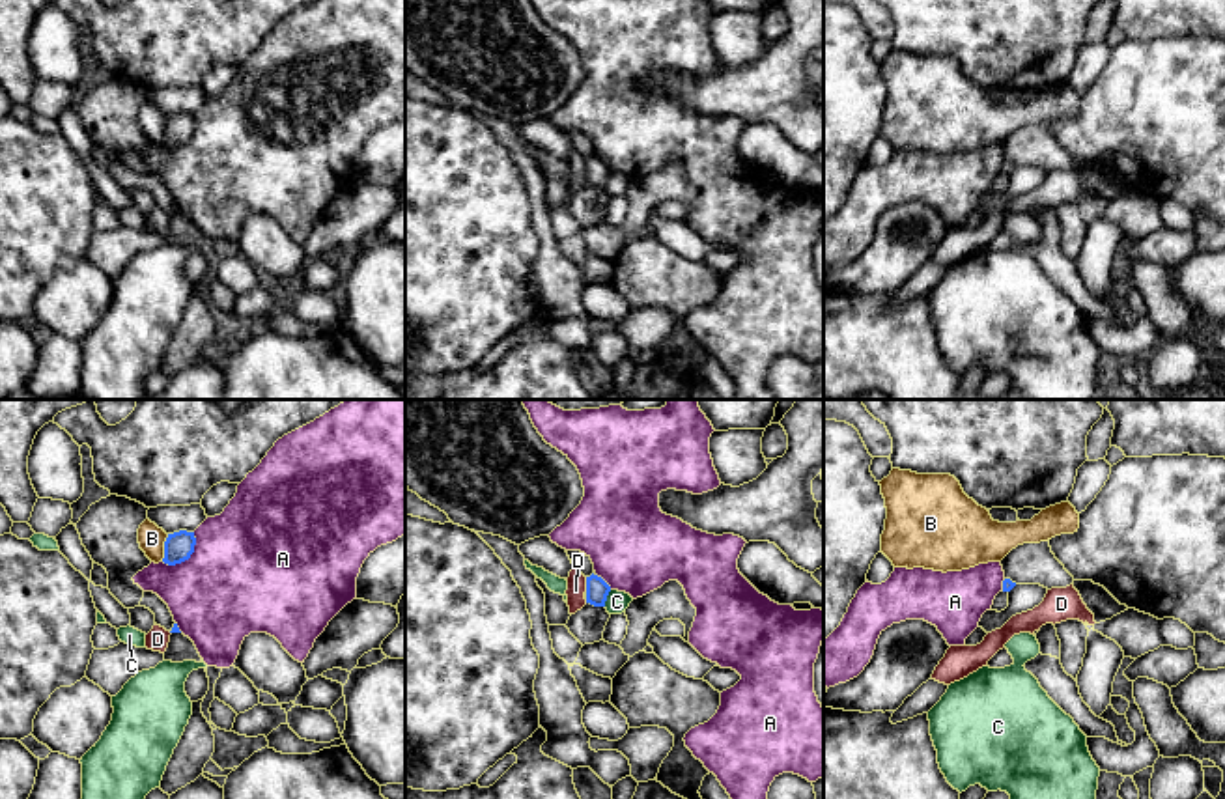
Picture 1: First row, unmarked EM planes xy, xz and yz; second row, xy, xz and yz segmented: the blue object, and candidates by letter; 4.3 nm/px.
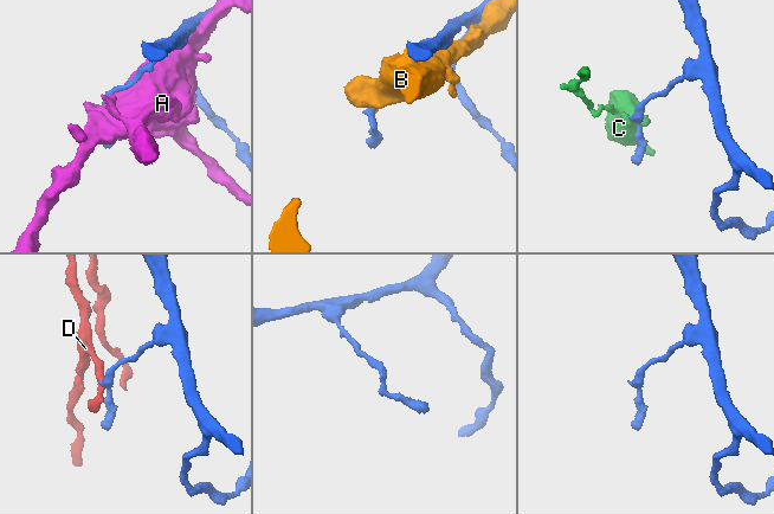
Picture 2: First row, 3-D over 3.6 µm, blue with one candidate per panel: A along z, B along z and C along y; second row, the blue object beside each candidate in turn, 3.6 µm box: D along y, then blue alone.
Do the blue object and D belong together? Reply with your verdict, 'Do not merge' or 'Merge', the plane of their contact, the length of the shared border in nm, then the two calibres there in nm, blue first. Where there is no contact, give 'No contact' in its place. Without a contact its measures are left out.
Do not merge. Touches blue in xz. Shared border 60 nm. Thickness 100 nm (blue) against 80 nm

